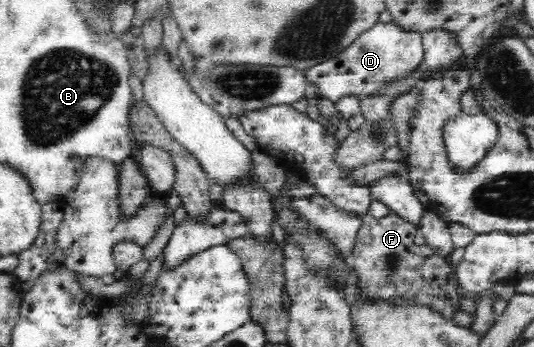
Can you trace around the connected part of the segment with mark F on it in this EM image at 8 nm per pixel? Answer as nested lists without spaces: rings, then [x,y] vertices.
[[[392,212],[380,219],[364,215],[364,224],[353,245],[356,291],[368,298],[428,306],[454,323],[455,313],[461,310],[455,270],[449,260],[437,257],[430,247],[414,244],[416,231],[414,225]]]

